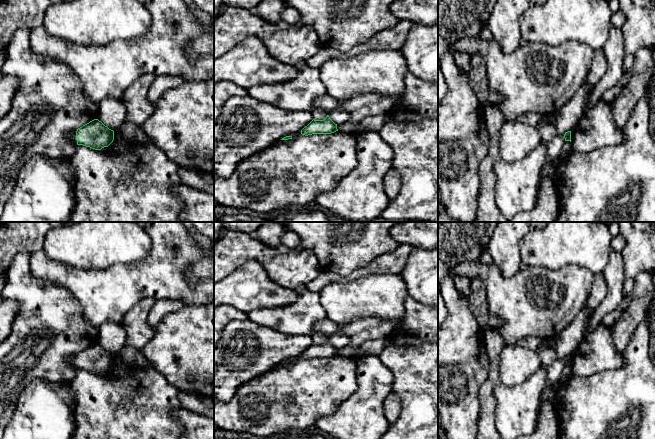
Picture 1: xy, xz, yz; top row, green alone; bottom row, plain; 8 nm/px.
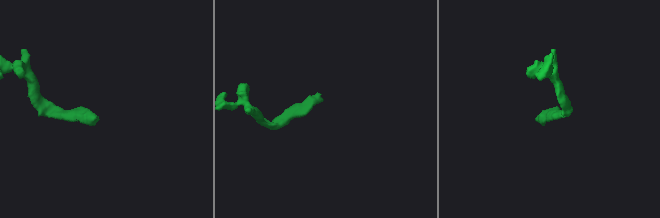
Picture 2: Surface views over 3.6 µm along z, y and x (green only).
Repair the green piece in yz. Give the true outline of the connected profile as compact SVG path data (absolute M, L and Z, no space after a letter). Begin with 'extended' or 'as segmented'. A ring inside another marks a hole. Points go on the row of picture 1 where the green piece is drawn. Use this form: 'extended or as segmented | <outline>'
extended | M571 131L565 132L564 138L565 138L565 142L559 155L562 159L569 156L570 153L573 152L571 145Z

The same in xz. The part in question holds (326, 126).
extended | M376 93L357 96L338 104L336 108L346 110L349 119L342 124L335 124L327 115L323 120L312 120L301 130L301 134L331 134L336 131L354 134L358 123L366 117L387 115L392 109L394 99Z

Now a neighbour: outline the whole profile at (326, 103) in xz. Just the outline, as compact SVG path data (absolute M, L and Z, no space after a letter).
M327 93L318 97L314 103L314 108L319 108L329 114L332 110L336 109L338 100L330 97Z

